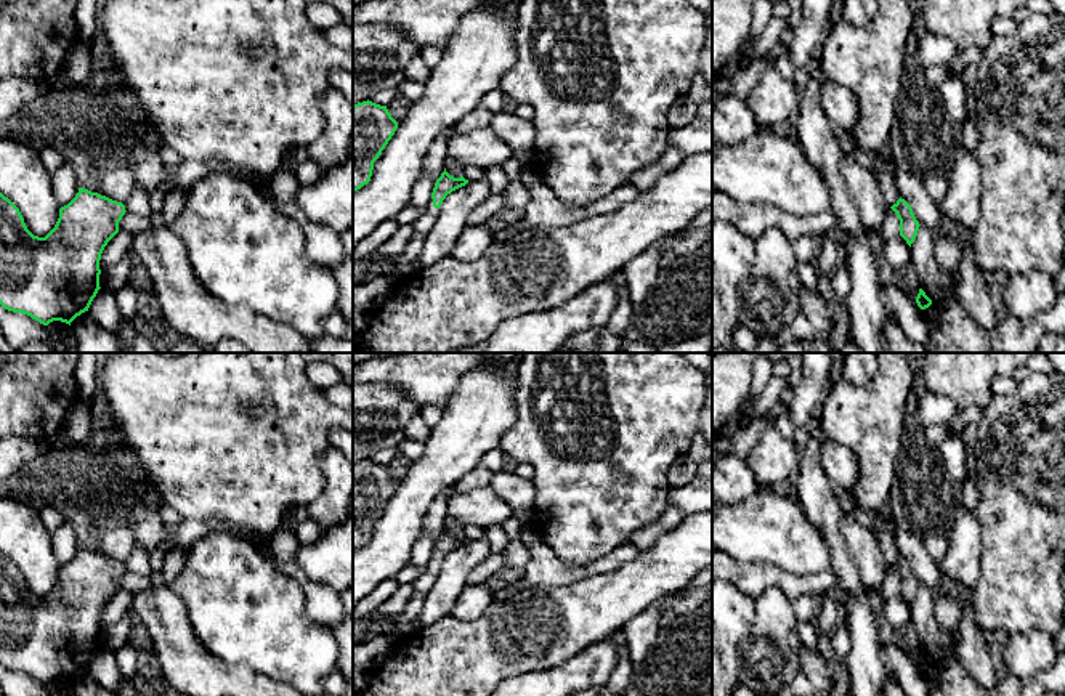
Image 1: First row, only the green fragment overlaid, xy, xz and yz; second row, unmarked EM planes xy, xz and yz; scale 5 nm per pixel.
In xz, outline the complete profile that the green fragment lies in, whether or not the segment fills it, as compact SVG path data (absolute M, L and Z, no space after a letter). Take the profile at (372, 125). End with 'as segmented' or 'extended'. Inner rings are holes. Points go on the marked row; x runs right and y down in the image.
M369 99L353 106L353 192L371 181L374 162L396 128L387 106Z; as segmented

